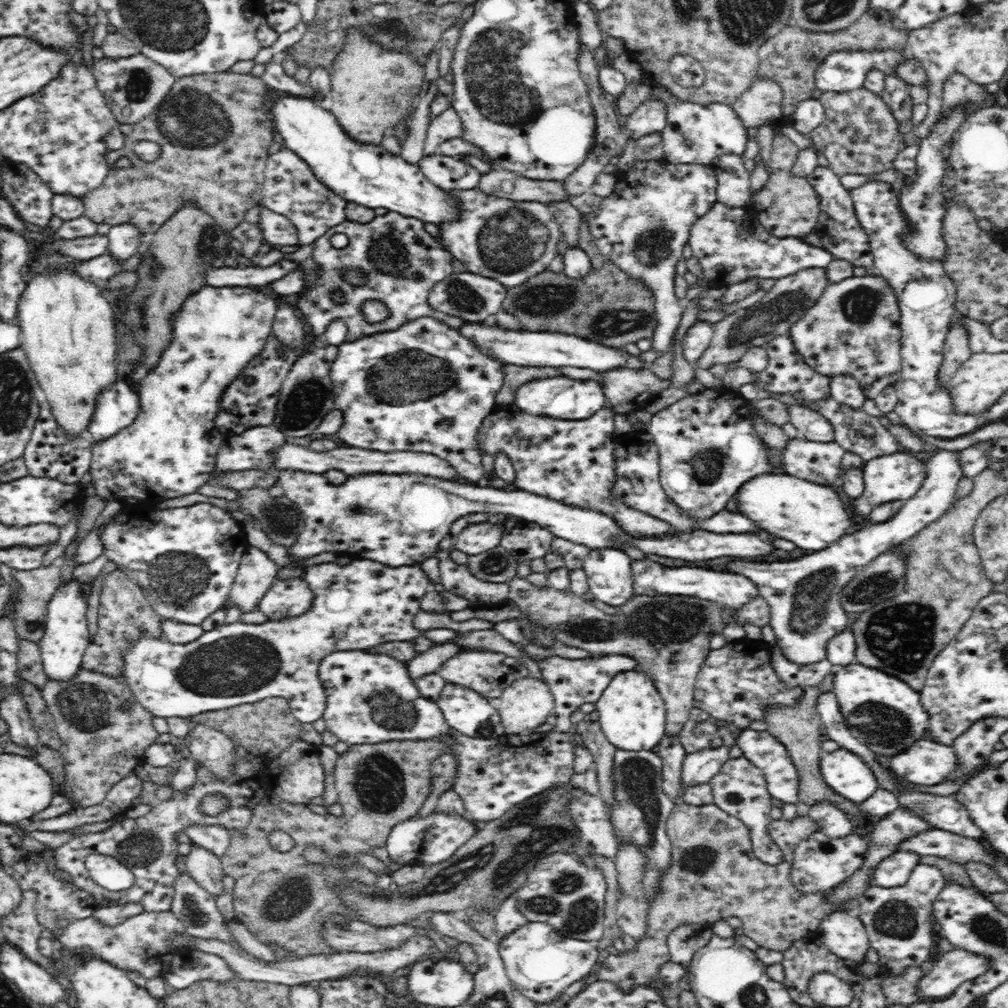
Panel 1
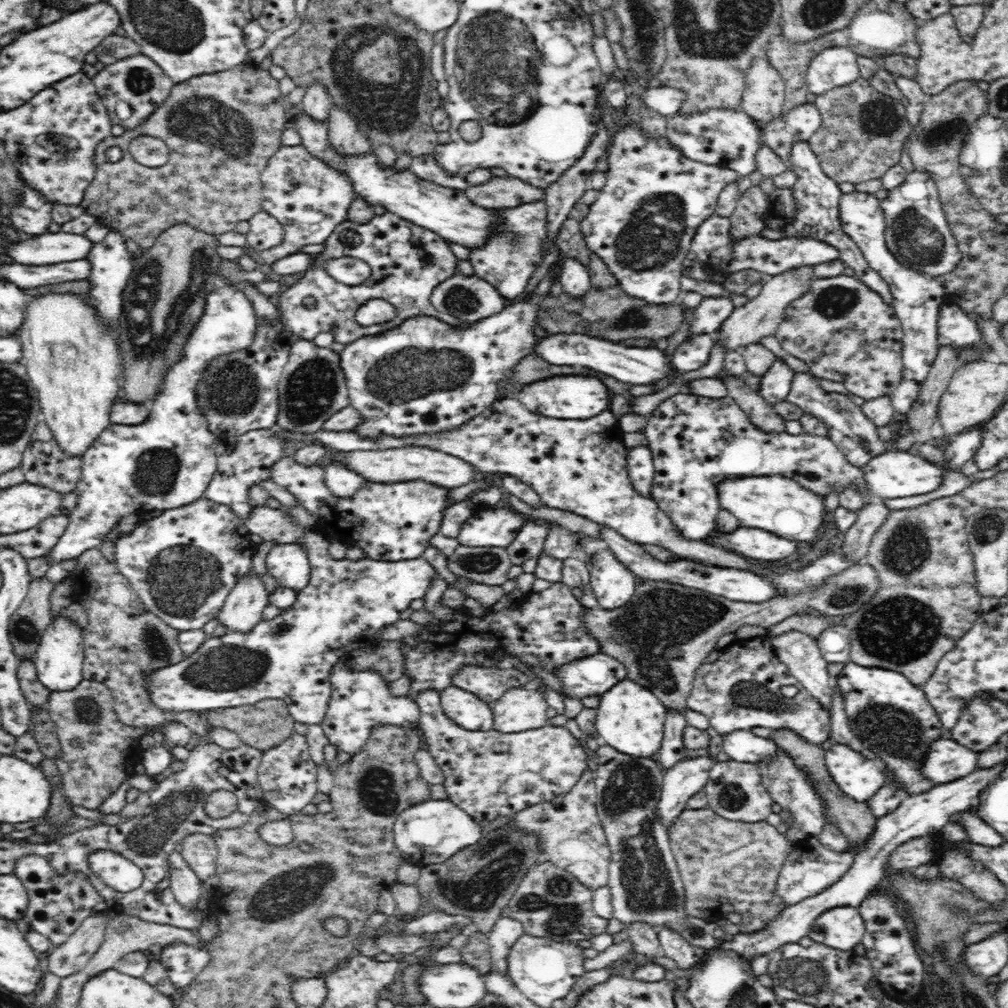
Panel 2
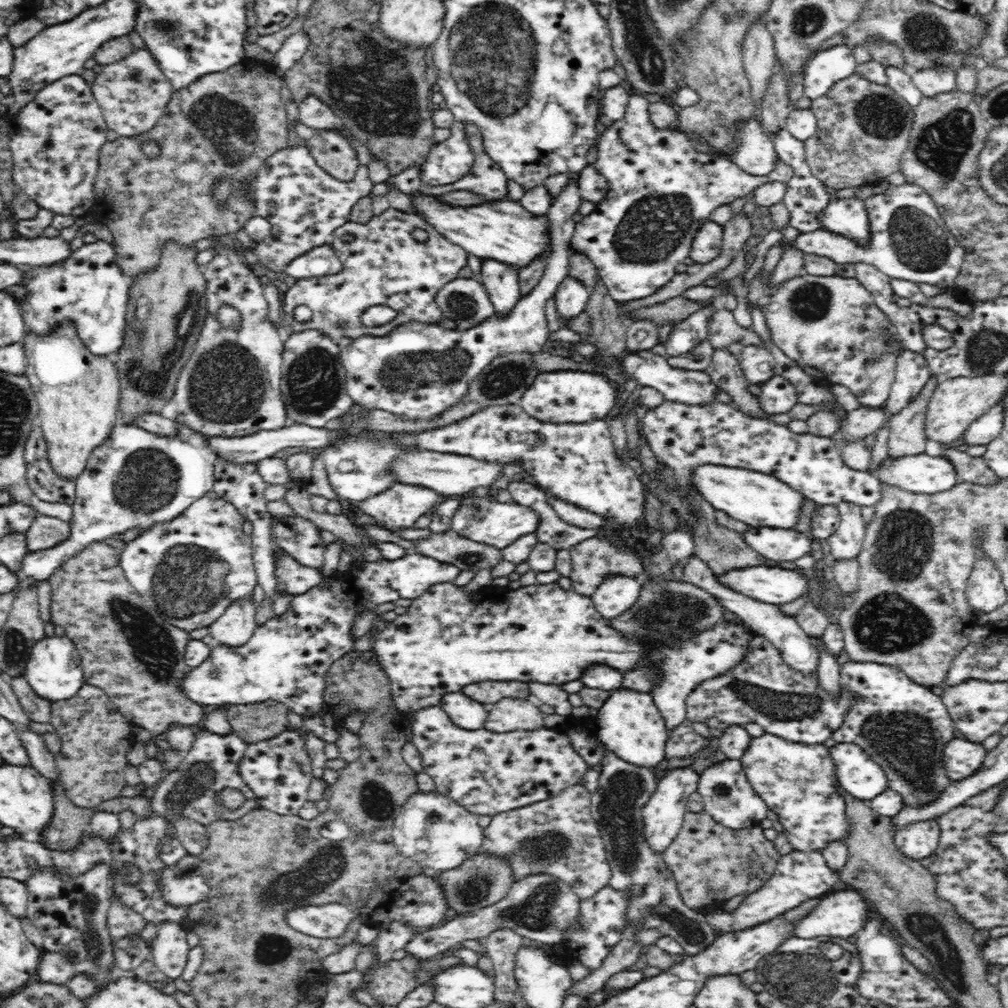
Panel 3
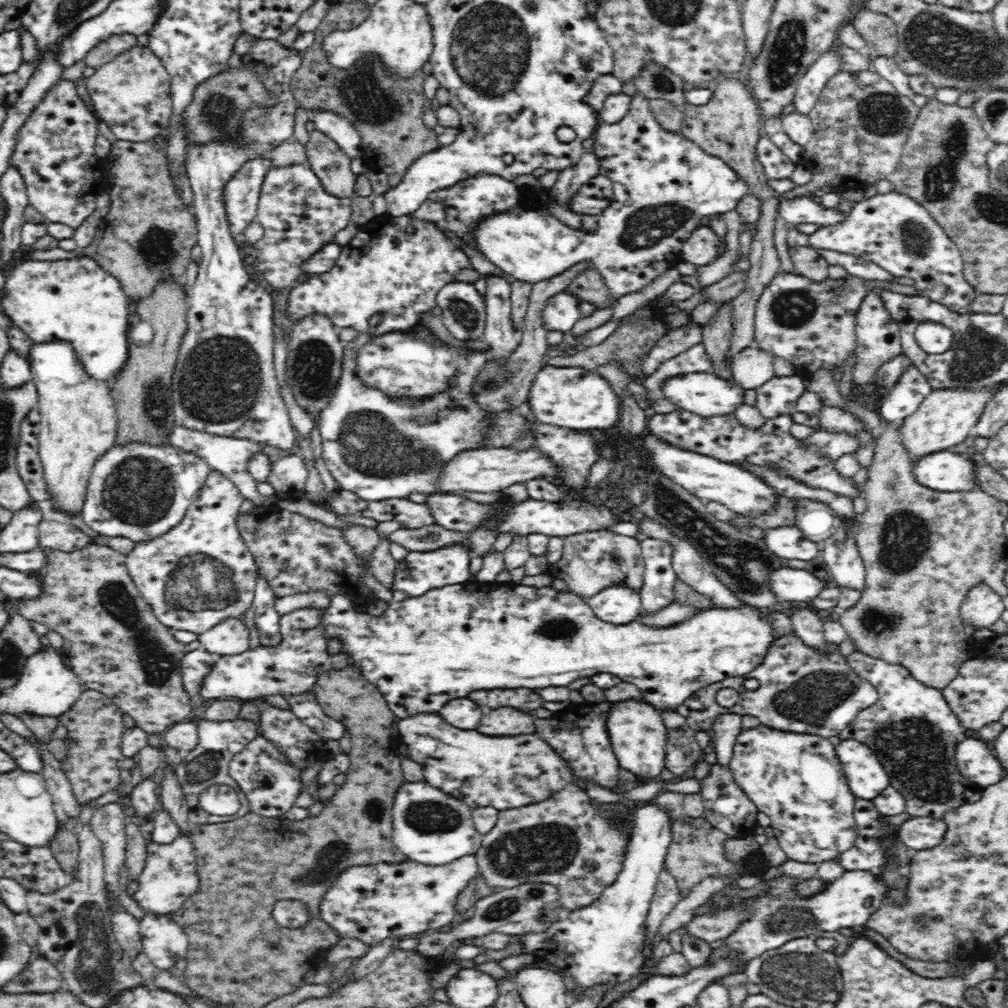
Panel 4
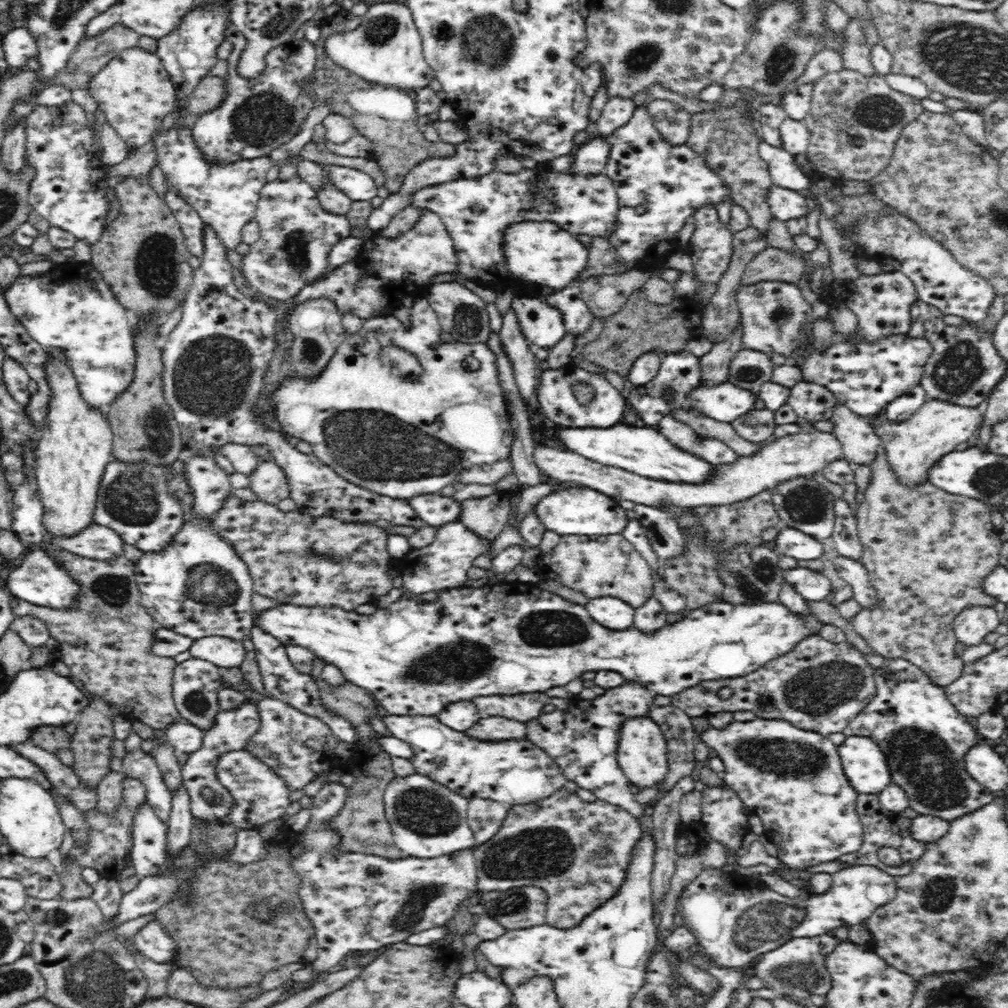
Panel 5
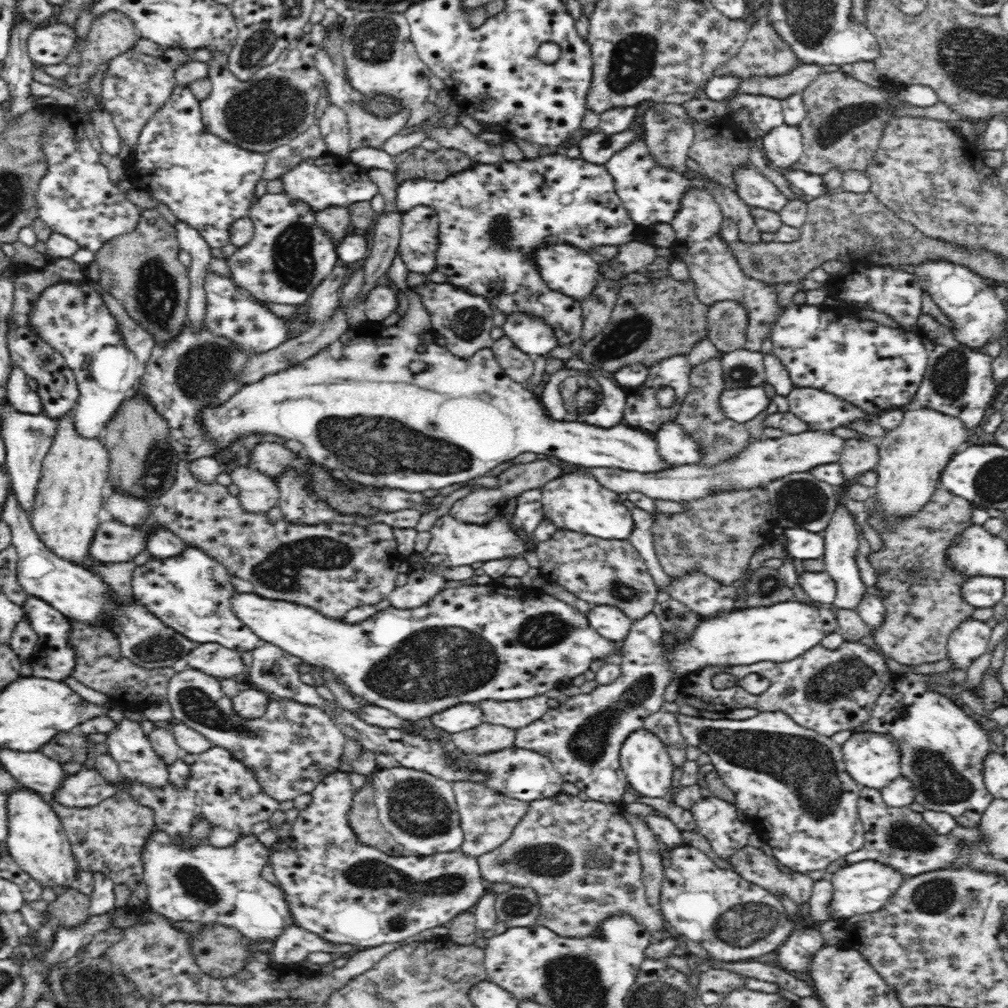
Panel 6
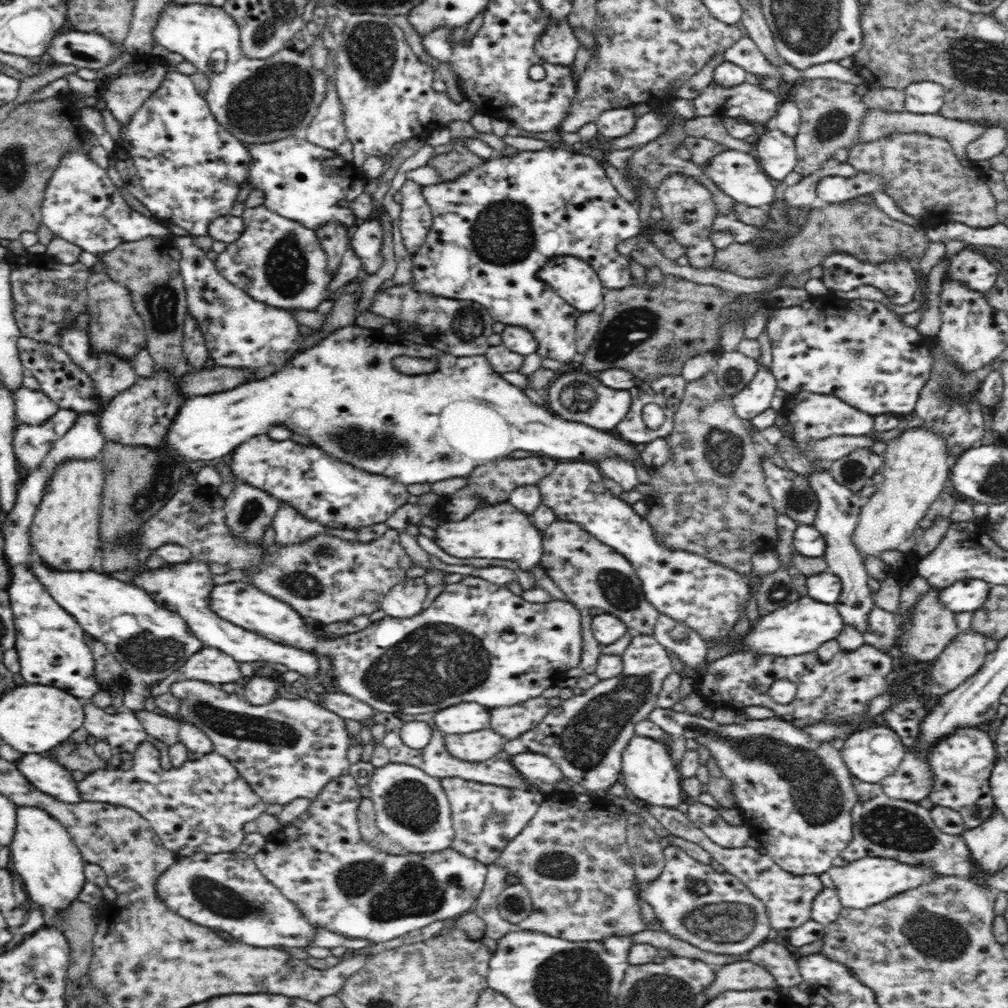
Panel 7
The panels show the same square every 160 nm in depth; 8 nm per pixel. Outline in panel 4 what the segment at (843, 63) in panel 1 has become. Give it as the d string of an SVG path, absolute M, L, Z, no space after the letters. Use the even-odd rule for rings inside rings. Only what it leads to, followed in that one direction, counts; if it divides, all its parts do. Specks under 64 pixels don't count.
M837 50L824 52L818 60L806 70L806 74L799 79L799 84L793 97L795 112L809 114L819 99L822 90L826 88L828 79L841 70Z

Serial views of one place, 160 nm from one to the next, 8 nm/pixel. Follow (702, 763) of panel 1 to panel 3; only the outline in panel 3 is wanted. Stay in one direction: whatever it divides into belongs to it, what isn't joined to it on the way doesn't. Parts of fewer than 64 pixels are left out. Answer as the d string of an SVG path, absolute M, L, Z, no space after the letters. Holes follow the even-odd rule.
M691 766L667 771L656 791L652 794L648 803L642 808L642 821L644 823L644 839L648 846L652 847L654 853L664 853L666 848L676 839L679 834L684 816L687 814L687 800L690 794L698 790L698 775Z

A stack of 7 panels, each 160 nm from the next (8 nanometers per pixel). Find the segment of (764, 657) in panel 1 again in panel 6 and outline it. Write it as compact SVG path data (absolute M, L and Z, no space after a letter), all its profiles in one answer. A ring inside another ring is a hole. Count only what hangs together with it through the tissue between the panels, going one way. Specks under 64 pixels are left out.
M844 641L838 648L824 648L817 644L802 656L788 660L788 662L770 662L762 661L753 665L736 665L731 667L720 668L721 672L728 672L738 680L748 676L748 674L759 674L770 680L768 689L758 695L750 694L739 685L729 688L716 689L712 683L712 677L718 673L714 667L706 667L696 672L684 676L681 681L680 694L685 701L698 711L709 710L710 712L728 713L736 708L756 708L759 712L782 711L792 717L801 727L819 732L824 736L832 736L842 730L854 731L860 724L868 722L872 716L872 708L878 700L880 693L886 688L886 684L894 677L894 673L888 669L886 660L877 648L870 642L850 642Z

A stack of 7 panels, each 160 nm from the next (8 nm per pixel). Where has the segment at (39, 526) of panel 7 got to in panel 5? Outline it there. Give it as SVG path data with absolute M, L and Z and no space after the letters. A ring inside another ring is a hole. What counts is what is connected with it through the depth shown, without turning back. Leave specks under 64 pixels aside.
M48 349L49 351L49 362L46 364L45 372L46 372L46 381L48 381L48 387L52 389L50 392L50 400L48 400L48 414L46 414L43 419L43 427L40 431L40 438L38 440L38 444L36 444L36 482L37 489L39 490L39 495L43 504L44 514L43 514L43 525L45 528L45 532L49 532L49 534L53 534L53 536L76 536L78 532L82 532L84 528L88 528L93 524L92 516L94 514L94 508L96 504L96 496L98 494L98 488L100 488L100 482L102 480L102 476L104 474L104 470L106 466L108 466L108 462L112 462L115 460L113 458L113 435L112 429L110 429L110 422L106 421L105 413L102 413L100 410L94 410L90 408L86 401L83 399L83 396L80 394L78 388L78 382L76 377L73 375L72 370L68 367L68 361L66 361L66 356L64 355L64 351L60 351L60 349Z

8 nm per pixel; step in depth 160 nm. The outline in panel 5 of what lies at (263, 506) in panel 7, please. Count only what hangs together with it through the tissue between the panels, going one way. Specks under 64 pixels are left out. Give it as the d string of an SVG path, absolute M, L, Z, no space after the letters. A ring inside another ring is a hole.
M262 461L247 474L249 487L258 496L258 501L277 505L280 500L288 498L290 487L286 473L274 461Z

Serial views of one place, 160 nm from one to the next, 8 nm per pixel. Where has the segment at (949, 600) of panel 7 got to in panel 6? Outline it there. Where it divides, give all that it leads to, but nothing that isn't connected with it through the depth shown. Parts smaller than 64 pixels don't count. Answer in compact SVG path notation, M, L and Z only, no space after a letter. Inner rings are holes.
M994 576L968 577L960 589L963 599L974 608L993 608L1004 596L1004 579Z

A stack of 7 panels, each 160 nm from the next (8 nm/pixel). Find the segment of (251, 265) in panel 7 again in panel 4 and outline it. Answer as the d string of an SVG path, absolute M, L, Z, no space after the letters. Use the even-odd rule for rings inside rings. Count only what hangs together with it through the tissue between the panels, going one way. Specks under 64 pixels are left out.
M308 164L287 167L272 166L260 188L256 218L264 228L264 236L252 247L258 272L274 290L298 287L306 277L302 264L310 260L325 244L334 243L334 236L351 223L352 197L332 196Z

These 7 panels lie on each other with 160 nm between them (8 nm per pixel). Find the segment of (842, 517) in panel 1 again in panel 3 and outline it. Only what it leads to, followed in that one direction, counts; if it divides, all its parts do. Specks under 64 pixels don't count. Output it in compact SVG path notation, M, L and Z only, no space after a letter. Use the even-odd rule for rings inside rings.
M716 464L696 465L691 472L691 482L715 510L723 510L732 518L750 527L792 529L801 515L806 498L775 476L745 468L725 467Z

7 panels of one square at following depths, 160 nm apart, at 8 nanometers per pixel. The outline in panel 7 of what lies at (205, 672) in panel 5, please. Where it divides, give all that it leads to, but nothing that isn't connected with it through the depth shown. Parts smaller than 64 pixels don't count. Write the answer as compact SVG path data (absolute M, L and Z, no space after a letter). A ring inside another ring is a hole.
M179 678L172 683L169 691L180 699L178 715L188 723L200 728L213 742L214 751L227 758L246 780L252 791L266 804L288 805L296 798L314 801L326 784L338 776L345 776L351 766L348 761L348 748L354 742L346 729L346 719L330 712L320 705L300 697L286 699L276 697L270 704L254 706L236 693L225 693L215 684L202 680Z

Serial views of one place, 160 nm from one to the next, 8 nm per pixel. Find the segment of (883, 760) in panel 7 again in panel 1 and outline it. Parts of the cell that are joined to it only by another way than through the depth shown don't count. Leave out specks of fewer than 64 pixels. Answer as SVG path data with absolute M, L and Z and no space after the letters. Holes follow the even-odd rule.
M840 747L820 758L821 776L837 795L861 804L879 790L879 783L860 756Z

